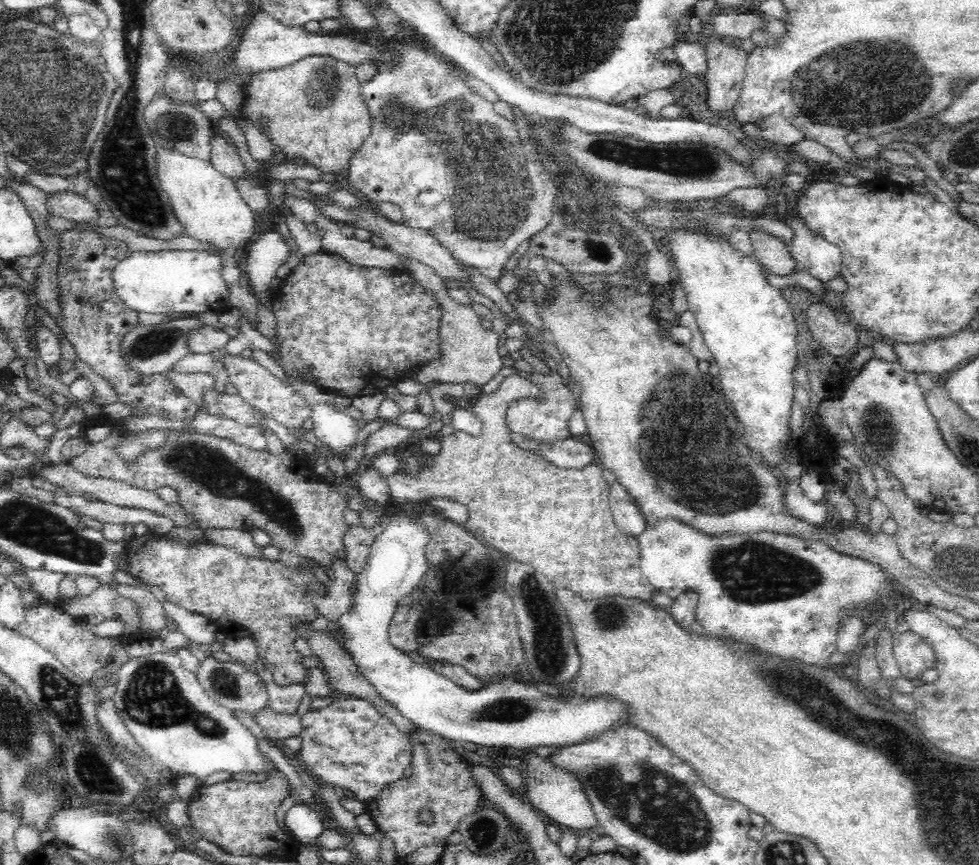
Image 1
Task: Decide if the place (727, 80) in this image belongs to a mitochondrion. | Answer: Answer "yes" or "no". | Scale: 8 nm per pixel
no

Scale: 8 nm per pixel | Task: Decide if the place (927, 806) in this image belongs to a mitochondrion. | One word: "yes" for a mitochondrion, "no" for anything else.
yes

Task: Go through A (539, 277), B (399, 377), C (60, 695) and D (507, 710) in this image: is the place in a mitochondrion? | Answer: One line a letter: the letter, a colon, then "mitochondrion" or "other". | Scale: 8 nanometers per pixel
A: other
B: other
C: mitochondrion
D: mitochondrion

